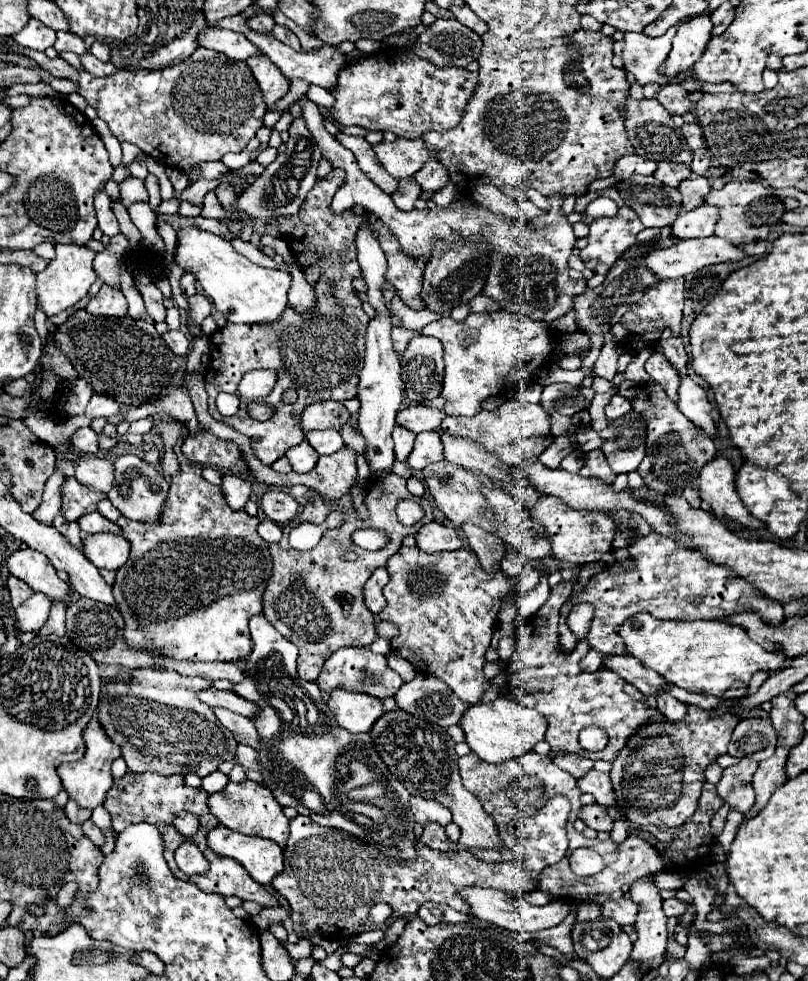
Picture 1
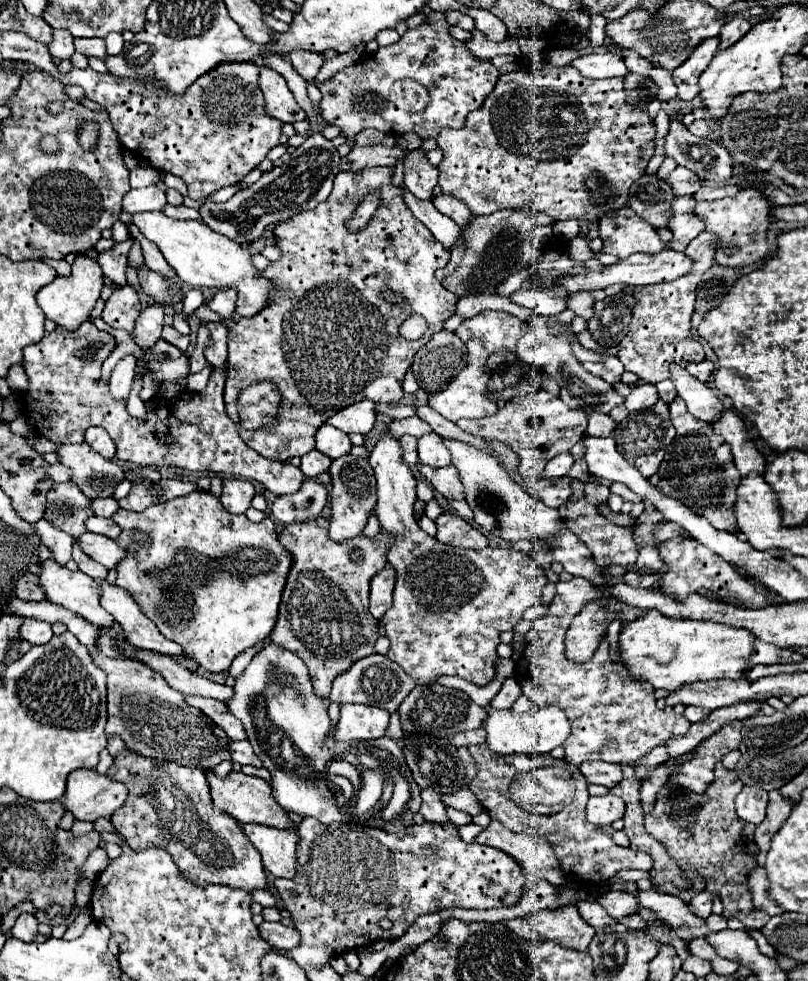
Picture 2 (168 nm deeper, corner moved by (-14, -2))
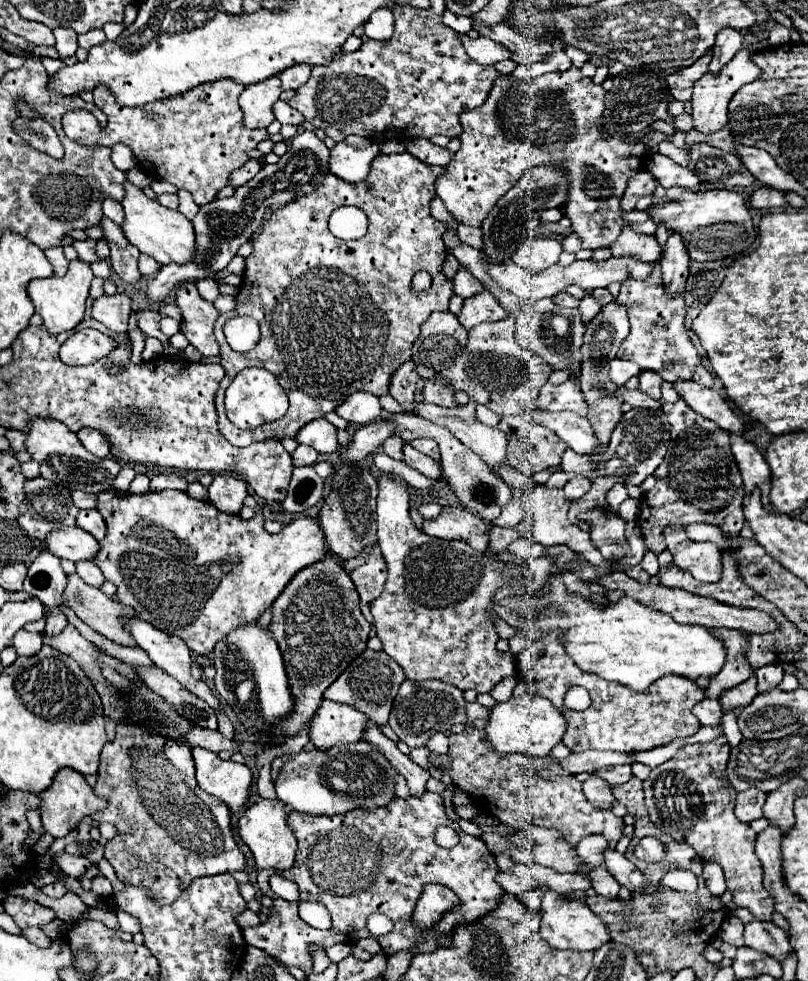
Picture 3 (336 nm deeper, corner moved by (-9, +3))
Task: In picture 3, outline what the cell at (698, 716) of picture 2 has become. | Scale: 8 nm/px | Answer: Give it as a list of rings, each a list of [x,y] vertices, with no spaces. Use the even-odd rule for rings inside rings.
[[[705,698],[697,706],[693,706],[693,714],[699,718],[699,722],[703,726],[719,726],[721,724],[721,716],[723,716],[723,710],[721,710],[719,700]]]

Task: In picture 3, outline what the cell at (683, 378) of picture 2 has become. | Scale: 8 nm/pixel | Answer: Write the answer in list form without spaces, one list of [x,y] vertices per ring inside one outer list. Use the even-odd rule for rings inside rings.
[[[679,380],[675,382],[675,390],[679,396],[703,418],[713,420],[717,426],[731,434],[741,434],[743,436],[743,422],[737,418],[737,414],[729,408],[727,400],[711,388],[705,388],[693,380]]]

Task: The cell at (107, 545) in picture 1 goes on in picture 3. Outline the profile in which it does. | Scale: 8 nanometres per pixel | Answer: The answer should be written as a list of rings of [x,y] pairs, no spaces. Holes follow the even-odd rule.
[[[79,526],[53,530],[53,534],[49,534],[49,538],[43,540],[43,544],[53,556],[65,558],[71,562],[93,560],[93,556],[99,550],[99,542]]]

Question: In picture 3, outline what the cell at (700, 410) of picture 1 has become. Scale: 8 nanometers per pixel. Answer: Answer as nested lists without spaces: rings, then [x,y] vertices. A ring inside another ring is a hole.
[[[731,434],[731,450],[733,450],[735,462],[737,462],[739,470],[741,470],[743,484],[745,484],[745,494],[747,496],[755,488],[759,488],[765,482],[769,482],[769,478],[771,478],[769,464],[759,454],[759,450],[755,448],[755,444],[747,442],[745,438],[741,438],[737,434]]]

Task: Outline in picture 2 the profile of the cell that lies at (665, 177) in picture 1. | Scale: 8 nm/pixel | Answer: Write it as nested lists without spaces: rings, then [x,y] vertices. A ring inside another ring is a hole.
[[[676,167],[670,177],[666,179],[666,183],[670,183],[670,187],[674,189],[674,193],[680,195],[694,195],[700,187],[702,181],[698,179],[698,175],[694,175],[692,171],[686,171],[686,167]]]

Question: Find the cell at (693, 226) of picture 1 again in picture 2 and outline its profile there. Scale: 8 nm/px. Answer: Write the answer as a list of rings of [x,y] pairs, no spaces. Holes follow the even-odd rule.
[[[702,231],[696,237],[696,241],[692,241],[686,247],[686,255],[694,259],[692,273],[672,283],[634,287],[636,305],[632,309],[632,323],[628,335],[620,343],[620,353],[618,353],[618,359],[624,363],[626,371],[636,373],[646,383],[658,383],[670,377],[668,373],[670,363],[678,363],[680,367],[686,367],[688,361],[704,359],[704,349],[700,341],[692,337],[690,317],[694,313],[698,277],[714,265],[716,247],[718,247],[718,235],[710,235],[710,231]]]

